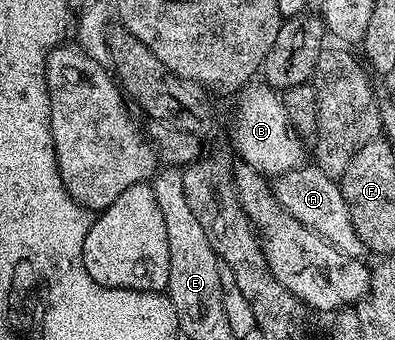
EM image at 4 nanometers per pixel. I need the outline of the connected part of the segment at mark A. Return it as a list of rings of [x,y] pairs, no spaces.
[[[305,163],[301,168],[293,169],[272,182],[275,199],[299,223],[339,247],[347,255],[364,258],[367,250],[362,243],[349,214],[345,197],[341,194],[340,184],[334,178],[317,168],[316,164]]]

